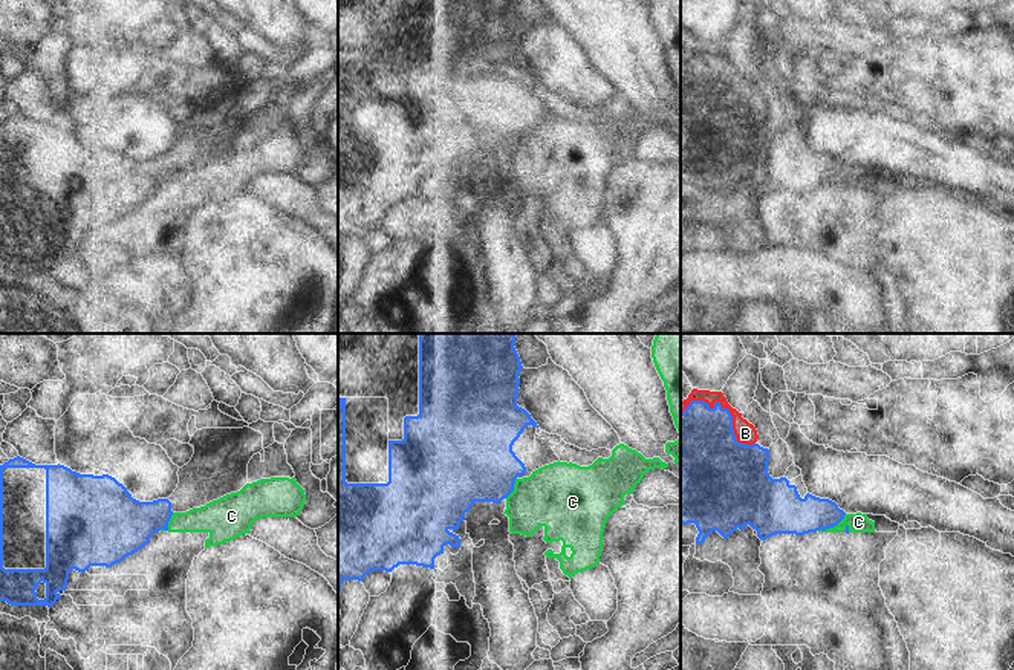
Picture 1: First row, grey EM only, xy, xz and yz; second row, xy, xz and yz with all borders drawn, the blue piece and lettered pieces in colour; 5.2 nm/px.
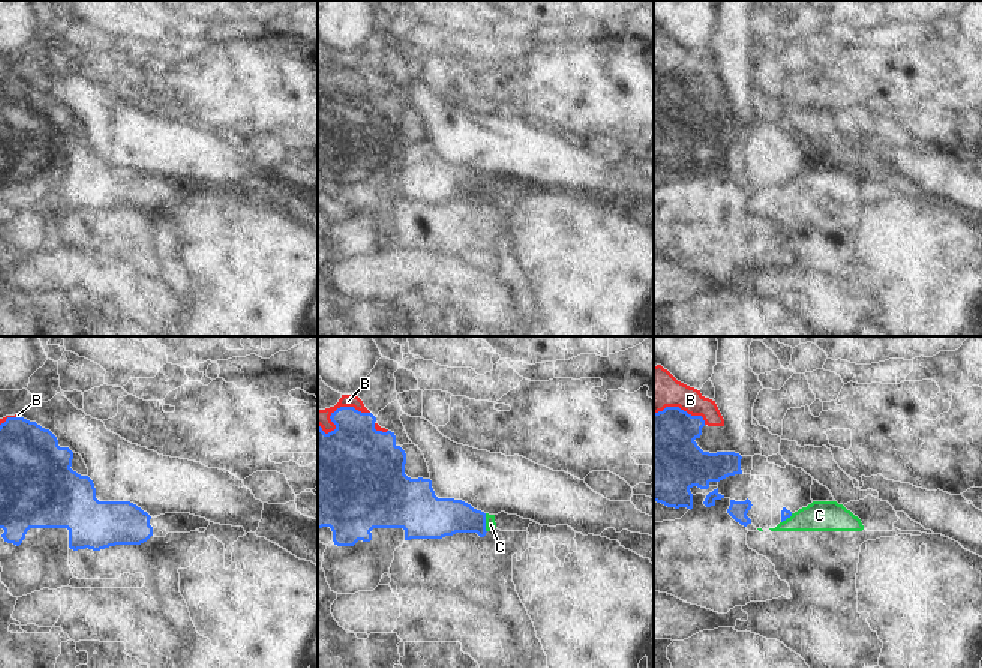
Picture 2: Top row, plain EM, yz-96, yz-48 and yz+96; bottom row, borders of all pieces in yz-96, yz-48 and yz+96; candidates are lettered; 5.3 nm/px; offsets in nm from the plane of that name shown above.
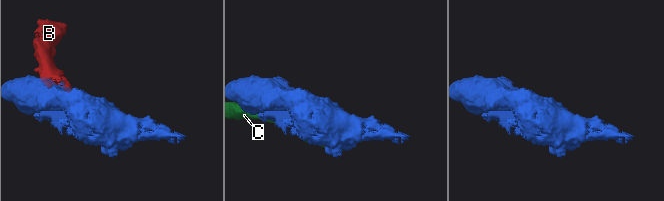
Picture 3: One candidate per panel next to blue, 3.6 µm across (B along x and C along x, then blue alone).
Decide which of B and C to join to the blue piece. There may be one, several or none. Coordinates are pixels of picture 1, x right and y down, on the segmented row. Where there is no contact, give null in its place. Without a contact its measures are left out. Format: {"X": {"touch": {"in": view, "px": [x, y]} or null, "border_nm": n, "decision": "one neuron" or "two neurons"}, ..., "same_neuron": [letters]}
{"B": {"touch": {"in": "yz", "px": [728, 410]}, "border_nm": 420, "decision": "one neuron"}, "C": {"touch": {"in": "yz", "px": [832, 526]}, "border_nm": 180, "decision": "two neurons"}, "same_neuron": ["B"]}

